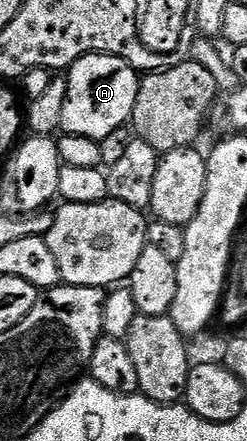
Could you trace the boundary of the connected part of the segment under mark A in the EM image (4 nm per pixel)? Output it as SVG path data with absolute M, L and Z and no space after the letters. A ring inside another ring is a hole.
M89 53L71 65L65 74L68 95L64 99L62 133L84 135L101 143L112 131L123 128L130 121L136 107L140 74L128 62L107 53Z

